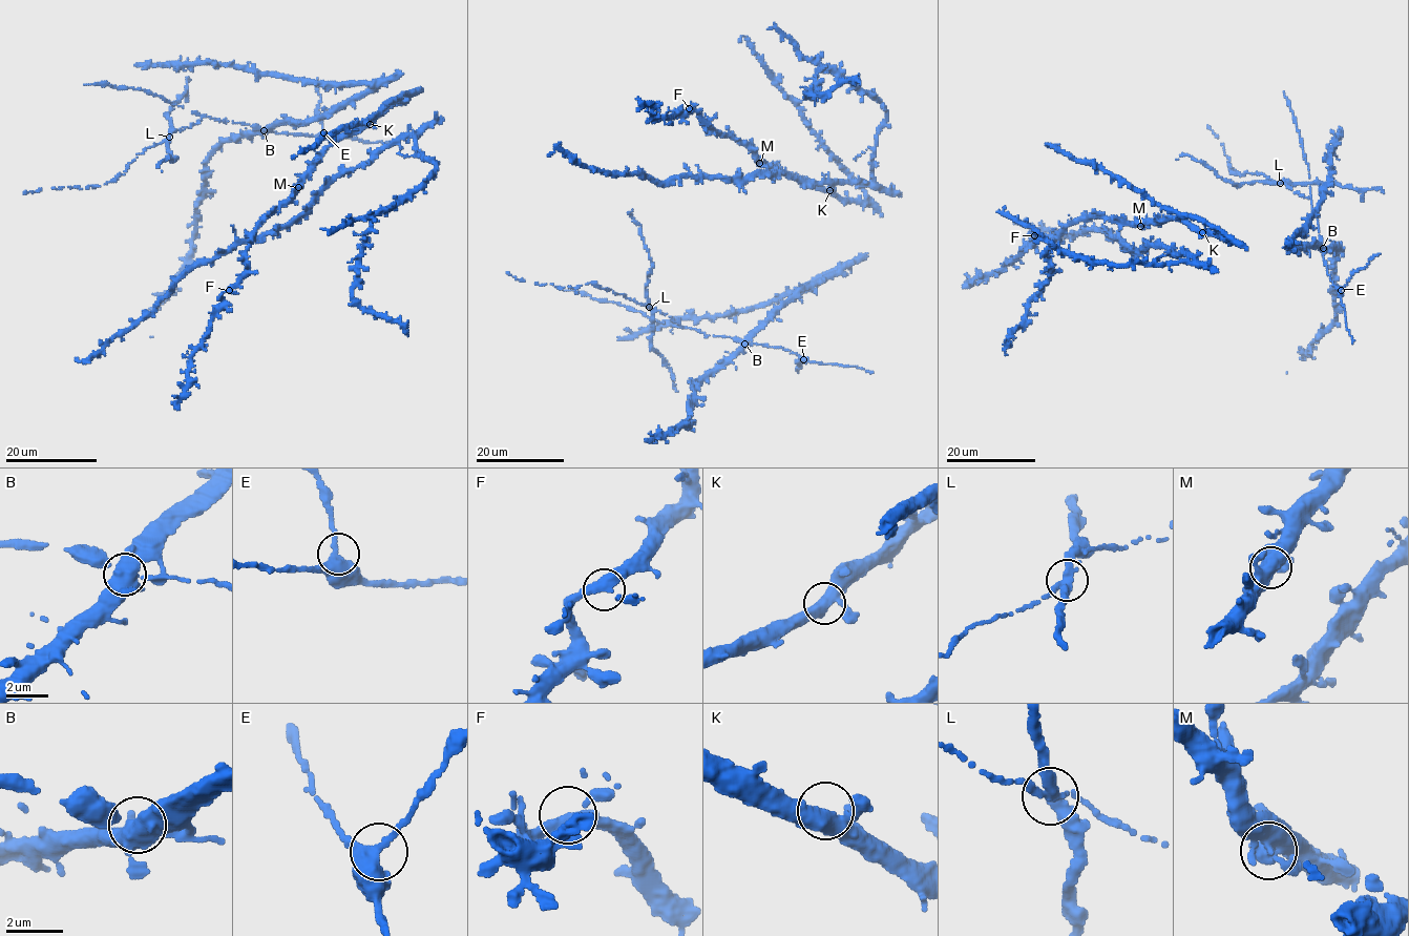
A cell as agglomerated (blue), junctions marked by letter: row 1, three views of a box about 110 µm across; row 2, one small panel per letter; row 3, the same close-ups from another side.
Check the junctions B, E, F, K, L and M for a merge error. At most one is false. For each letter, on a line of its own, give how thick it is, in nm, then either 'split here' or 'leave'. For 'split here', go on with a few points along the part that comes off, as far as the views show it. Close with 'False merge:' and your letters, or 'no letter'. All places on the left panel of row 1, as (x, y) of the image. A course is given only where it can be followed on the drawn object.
B: calibre 440 nm; leave
E: calibre 340 nm; leave
F: calibre 340 nm; leave
K: calibre 360 nm; leave
L: calibre 320 nm; split here; course (169, 137), (167, 150), (175, 159), (168, 157), (159, 166), (162, 171)
M: calibre 320 nm; leave
False merge: L

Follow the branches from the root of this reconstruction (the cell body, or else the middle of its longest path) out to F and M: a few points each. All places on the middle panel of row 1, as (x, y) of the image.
F: (828, 192), (766, 163), (743, 144), (714, 130), (700, 115), (689, 108)
M: (828, 192), (759, 163)

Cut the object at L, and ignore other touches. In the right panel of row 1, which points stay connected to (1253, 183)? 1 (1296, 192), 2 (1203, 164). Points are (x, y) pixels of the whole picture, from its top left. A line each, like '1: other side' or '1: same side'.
1: other side
2: same side

